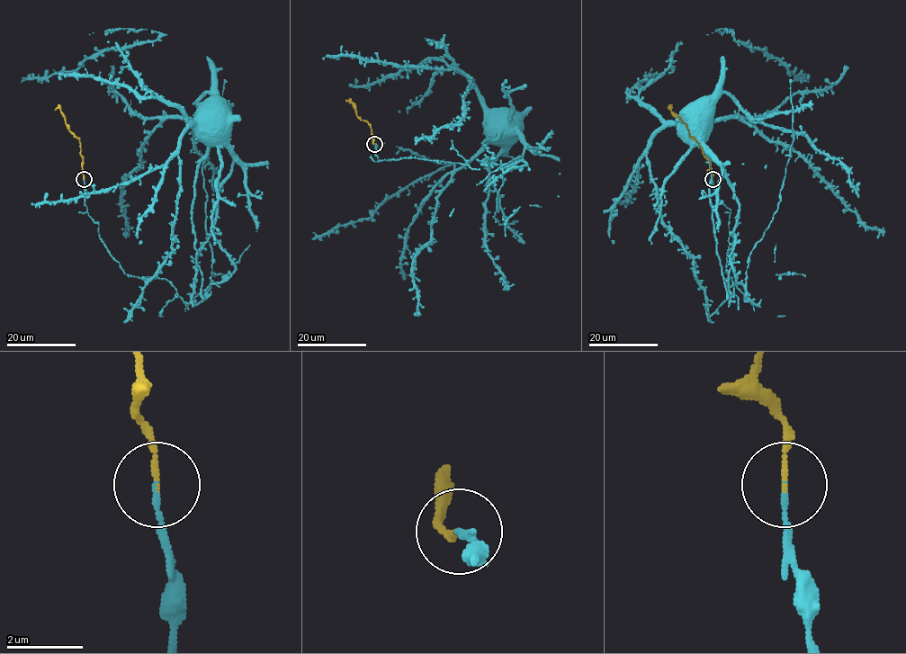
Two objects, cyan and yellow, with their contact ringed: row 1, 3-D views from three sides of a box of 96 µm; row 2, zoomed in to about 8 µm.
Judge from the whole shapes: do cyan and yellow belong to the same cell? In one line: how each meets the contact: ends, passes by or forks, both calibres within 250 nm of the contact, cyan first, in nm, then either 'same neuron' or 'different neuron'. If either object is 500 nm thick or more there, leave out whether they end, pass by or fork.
cyan ends | yellow ends | 130/130 nm | same neuron

